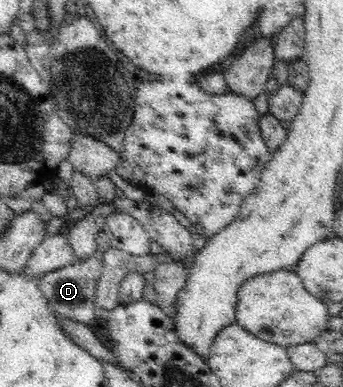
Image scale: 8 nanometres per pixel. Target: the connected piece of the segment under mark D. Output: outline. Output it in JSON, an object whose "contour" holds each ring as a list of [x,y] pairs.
{"contour":[[[97,254],[87,257],[84,260],[75,260],[75,263],[66,265],[61,269],[44,273],[39,281],[42,295],[48,300],[53,311],[65,318],[75,321],[92,324],[95,322],[98,312],[95,311],[95,287],[101,277],[102,260]]]}

